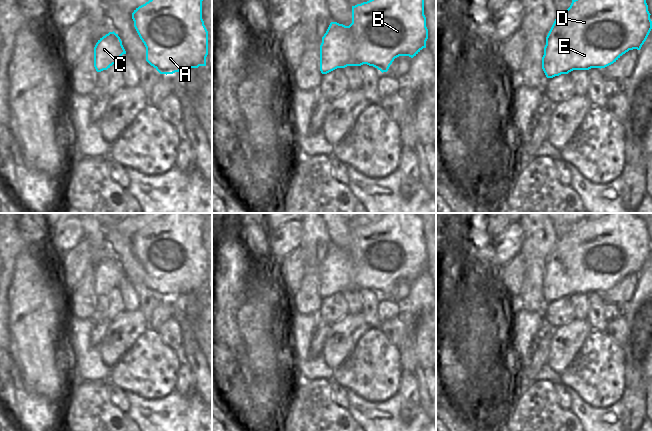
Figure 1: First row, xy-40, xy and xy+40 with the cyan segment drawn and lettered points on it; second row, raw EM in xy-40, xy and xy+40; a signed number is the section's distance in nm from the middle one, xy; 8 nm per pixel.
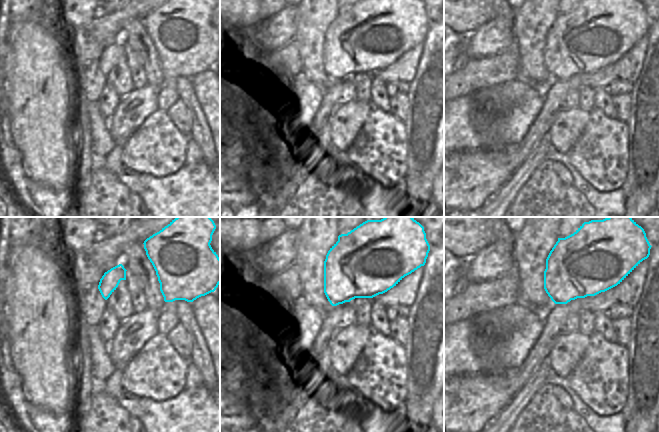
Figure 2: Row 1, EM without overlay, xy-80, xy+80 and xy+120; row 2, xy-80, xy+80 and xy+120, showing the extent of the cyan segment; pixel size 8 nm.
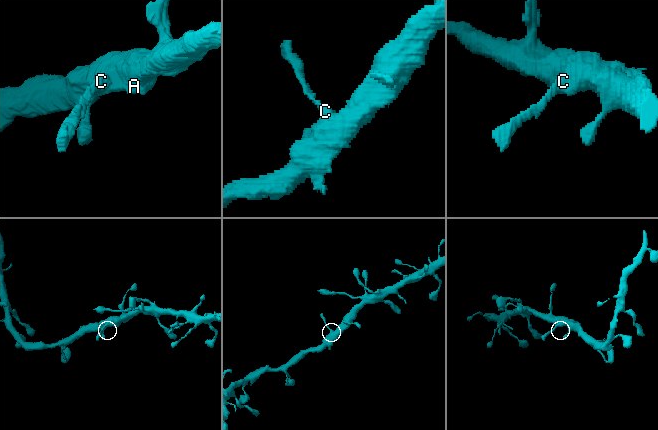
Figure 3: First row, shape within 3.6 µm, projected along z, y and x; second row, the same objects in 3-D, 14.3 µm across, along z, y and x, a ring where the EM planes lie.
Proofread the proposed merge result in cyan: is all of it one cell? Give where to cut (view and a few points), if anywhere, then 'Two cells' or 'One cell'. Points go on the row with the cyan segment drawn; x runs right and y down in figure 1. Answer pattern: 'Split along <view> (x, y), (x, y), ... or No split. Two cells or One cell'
No split. One cell

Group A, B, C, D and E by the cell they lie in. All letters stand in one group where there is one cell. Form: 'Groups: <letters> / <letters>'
Groups: A B C D E

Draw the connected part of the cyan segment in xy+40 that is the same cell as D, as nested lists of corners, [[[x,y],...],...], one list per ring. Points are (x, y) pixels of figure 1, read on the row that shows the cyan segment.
[[[572,0],[570,7],[559,13],[546,37],[542,69],[547,78],[568,74],[573,70],[605,68],[629,50],[640,50],[651,29],[646,0]]]

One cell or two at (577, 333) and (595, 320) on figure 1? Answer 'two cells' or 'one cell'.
two cells

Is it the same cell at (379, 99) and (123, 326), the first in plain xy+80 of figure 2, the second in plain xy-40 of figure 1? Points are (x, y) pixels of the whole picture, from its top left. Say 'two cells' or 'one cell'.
two cells

